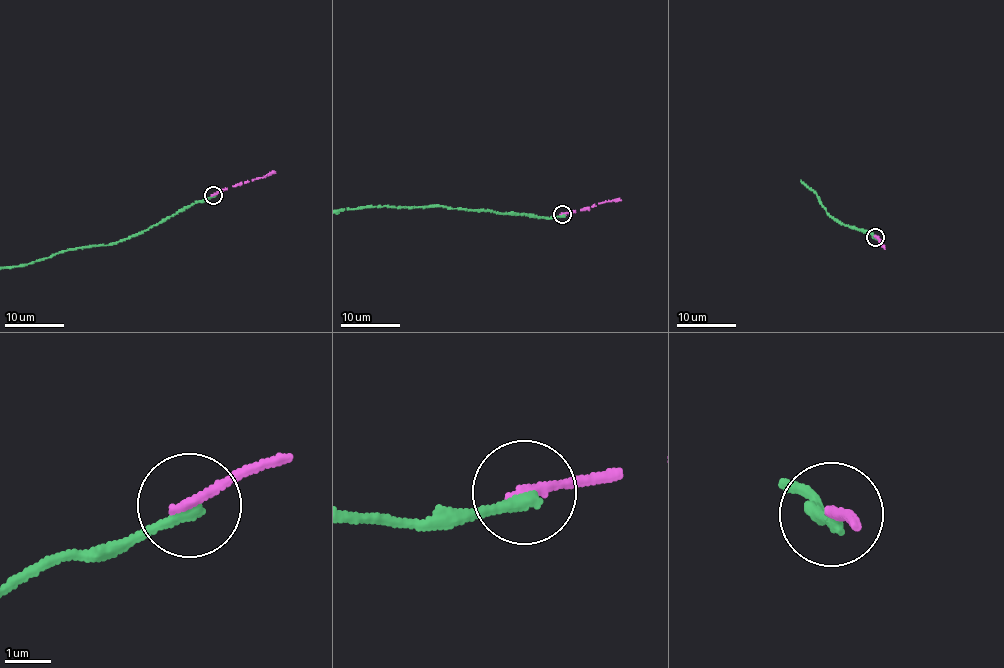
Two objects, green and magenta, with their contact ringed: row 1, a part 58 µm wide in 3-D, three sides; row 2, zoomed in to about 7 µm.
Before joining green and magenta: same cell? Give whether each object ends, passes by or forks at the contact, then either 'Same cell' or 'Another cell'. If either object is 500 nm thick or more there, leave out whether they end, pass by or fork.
At the ring green ends. At the ring magenta ends. Another cell

